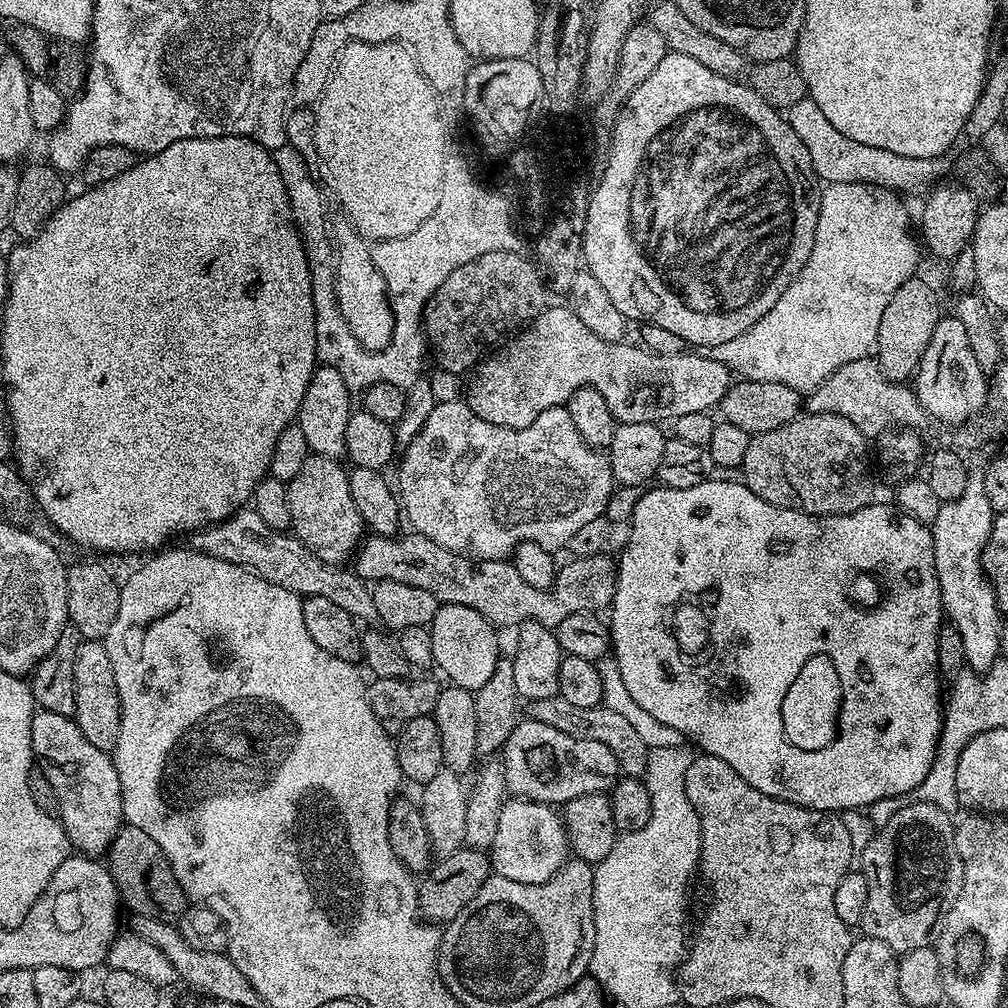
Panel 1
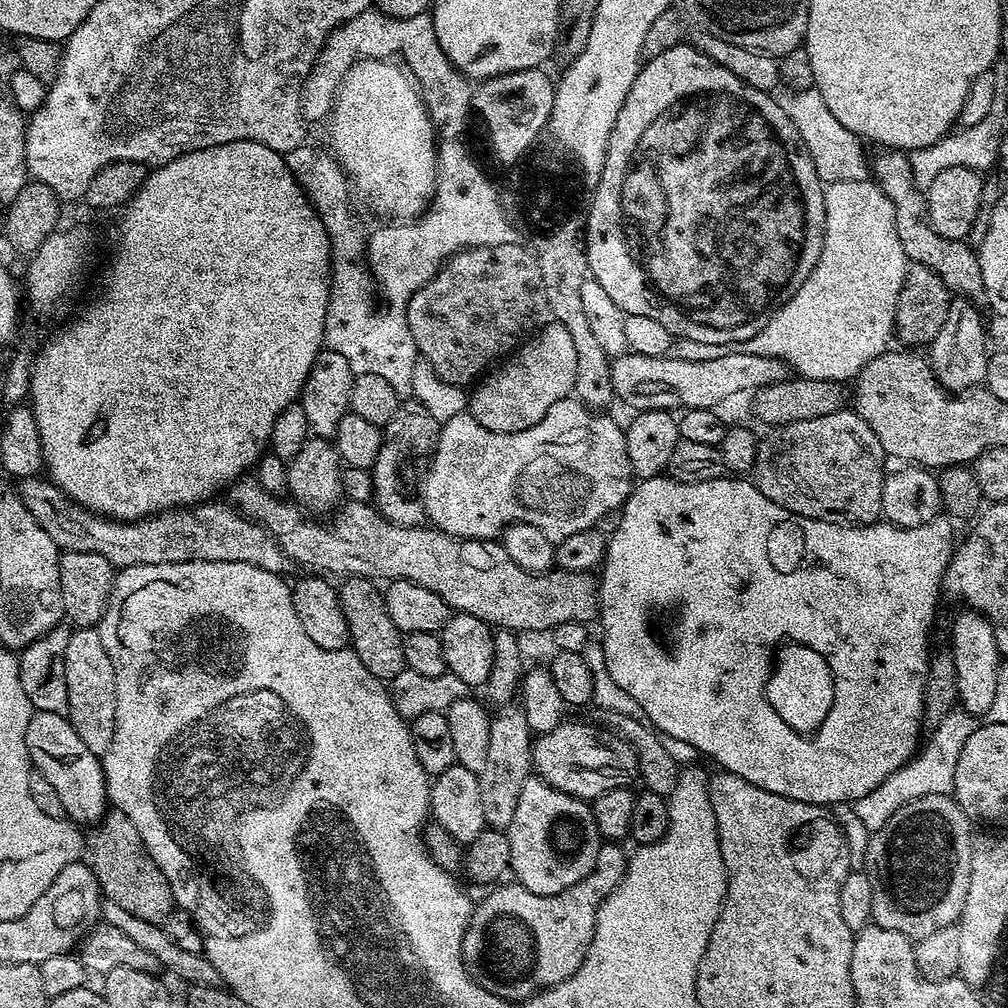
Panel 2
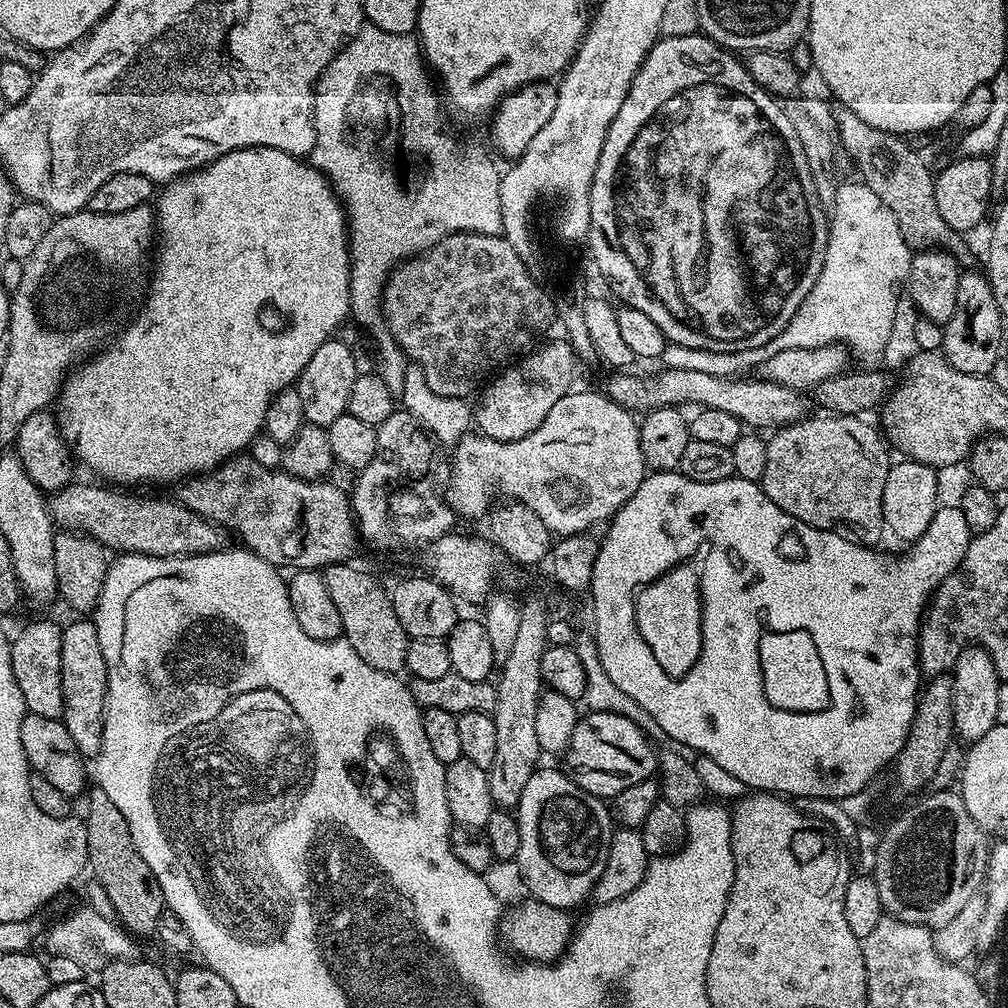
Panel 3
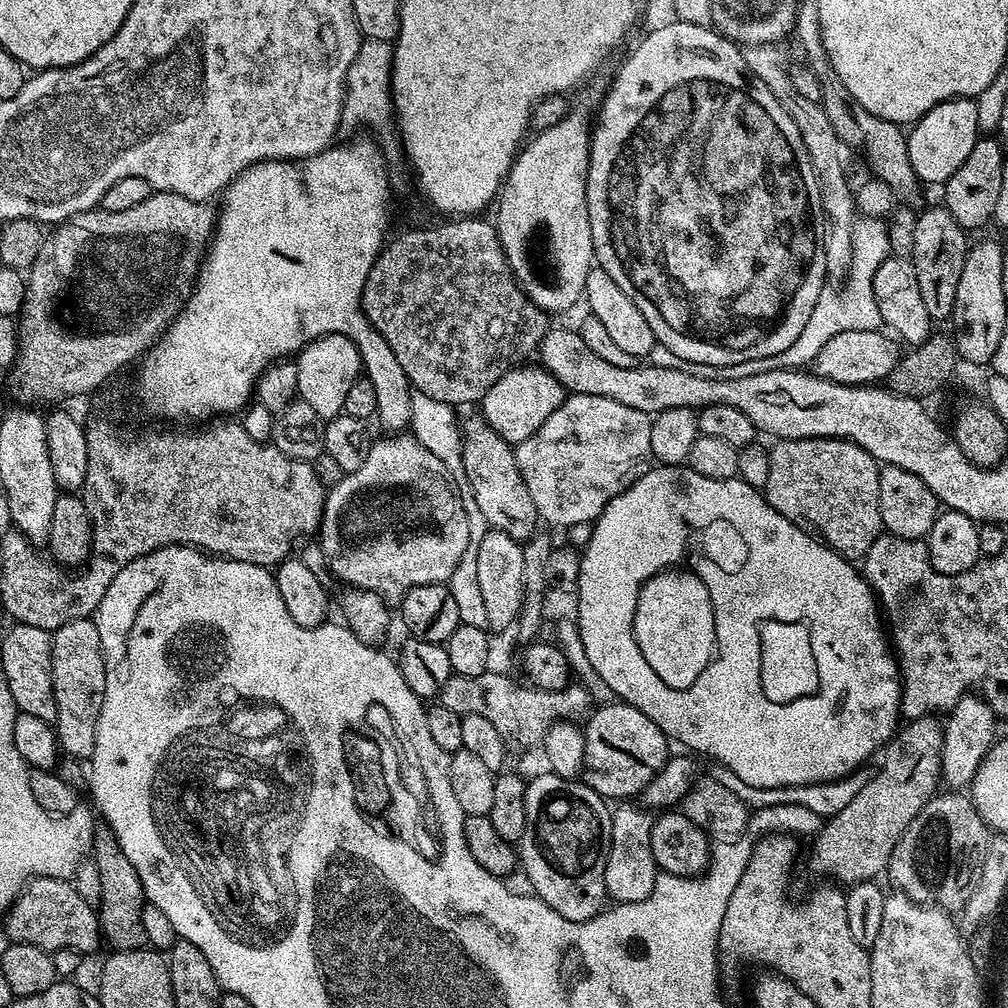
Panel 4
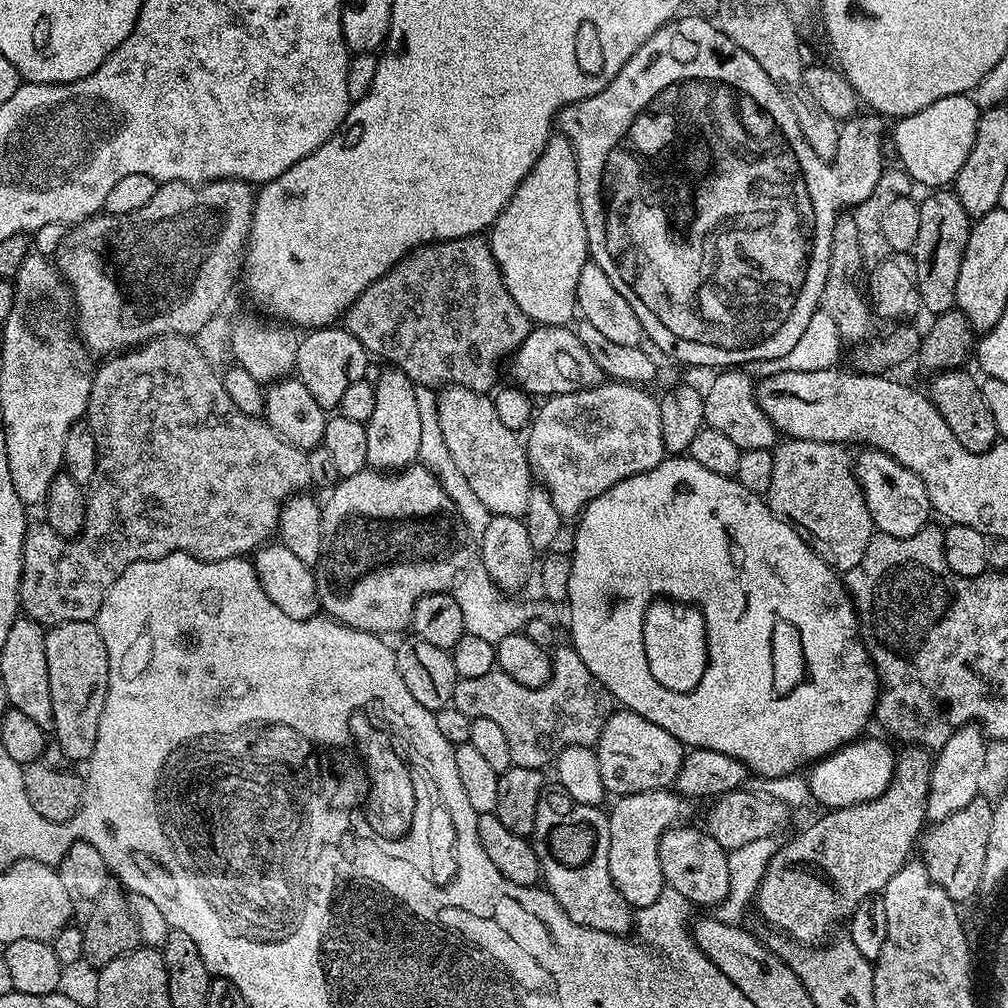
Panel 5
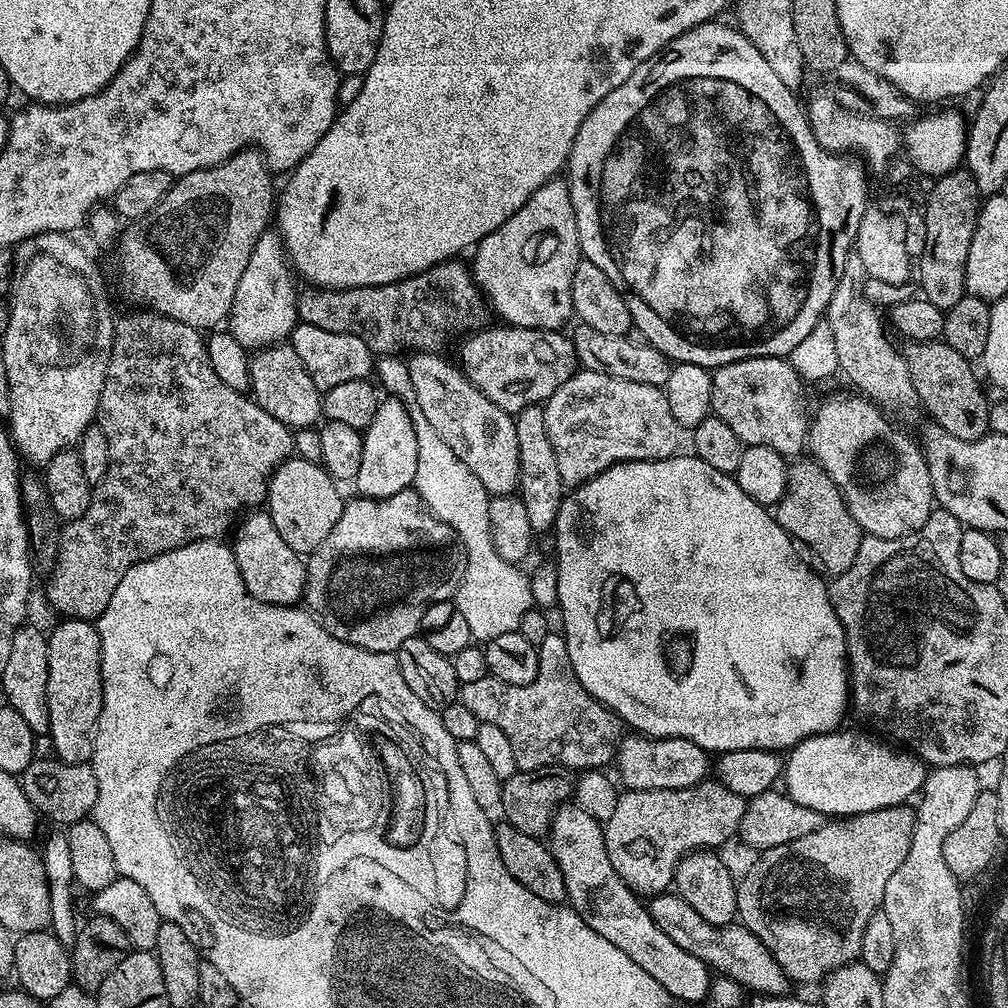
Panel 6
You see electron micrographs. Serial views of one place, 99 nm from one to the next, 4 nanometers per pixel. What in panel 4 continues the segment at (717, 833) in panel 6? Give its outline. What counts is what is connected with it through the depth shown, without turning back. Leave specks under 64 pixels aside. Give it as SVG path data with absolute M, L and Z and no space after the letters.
M620 802L612 808L612 845L606 862L606 890L615 903L642 902L654 890L658 869L650 850L650 830L654 819L649 809L636 802Z

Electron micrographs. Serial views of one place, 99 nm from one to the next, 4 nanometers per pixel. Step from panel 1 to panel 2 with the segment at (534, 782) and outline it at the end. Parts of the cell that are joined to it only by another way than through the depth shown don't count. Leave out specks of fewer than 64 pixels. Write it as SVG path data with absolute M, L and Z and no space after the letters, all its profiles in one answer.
M561 722L558 727L549 732L541 732L533 739L532 742L532 772L535 773L539 779L544 780L551 788L557 788L562 790L566 794L571 796L577 796L580 800L593 801L596 797L606 794L610 790L615 788L626 788L629 787L633 782L632 779L637 779L638 776L638 765L636 762L636 751L623 740L618 734L614 734L608 728L601 728L599 724L595 722L589 722L589 724L568 724L569 722Z

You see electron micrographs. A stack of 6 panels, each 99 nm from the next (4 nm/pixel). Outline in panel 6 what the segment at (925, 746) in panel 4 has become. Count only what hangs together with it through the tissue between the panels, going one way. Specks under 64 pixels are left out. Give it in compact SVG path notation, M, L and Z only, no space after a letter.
M911 807L883 808L873 812L863 812L857 816L829 819L818 830L806 834L806 838L798 838L789 844L763 849L757 855L760 857L753 862L752 869L744 877L739 877L736 886L736 915L739 923L750 929L760 939L762 946L766 946L766 950L770 950L770 954L774 954L778 966L782 966L782 970L788 975L789 981L796 983L797 980L800 984L812 984L815 980L816 983L823 981L824 977L833 969L841 968L844 964L853 963L859 957L860 947L862 946L862 930L866 928L866 922L870 920L870 914L874 914L883 905L886 882L890 882L894 870L898 870L898 866L902 866L902 858L906 858L906 850L910 850L915 825L916 814Z

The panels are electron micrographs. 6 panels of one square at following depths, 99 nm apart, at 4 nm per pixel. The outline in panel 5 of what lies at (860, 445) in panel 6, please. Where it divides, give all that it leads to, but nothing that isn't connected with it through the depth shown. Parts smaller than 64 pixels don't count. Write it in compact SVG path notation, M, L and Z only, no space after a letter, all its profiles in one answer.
M868 448L854 460L856 480L860 484L862 494L866 498L866 510L870 510L870 518L877 533L894 538L910 538L910 534L918 534L928 523L928 512L933 511L930 498L926 494L926 486L914 470L906 470L906 466L898 463L893 456L887 456L877 448Z

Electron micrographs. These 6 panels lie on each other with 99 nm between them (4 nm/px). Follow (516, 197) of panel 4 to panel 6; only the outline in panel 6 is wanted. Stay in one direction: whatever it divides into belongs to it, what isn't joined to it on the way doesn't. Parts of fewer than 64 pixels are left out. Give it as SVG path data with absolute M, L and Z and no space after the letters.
M553 178L548 180L541 188L534 190L534 194L526 203L519 208L505 224L499 228L497 232L492 232L487 238L481 240L475 245L474 253L476 252L476 261L471 261L470 271L476 277L476 282L480 286L481 292L484 293L487 303L490 305L491 311L496 312L501 316L505 325L514 328L550 328L553 330L563 329L564 323L569 319L573 319L572 311L572 283L578 274L576 268L582 264L582 253L580 250L580 239L578 238L578 230L576 229L576 215L574 214L574 206L572 205L572 195L568 189L567 183L563 179Z

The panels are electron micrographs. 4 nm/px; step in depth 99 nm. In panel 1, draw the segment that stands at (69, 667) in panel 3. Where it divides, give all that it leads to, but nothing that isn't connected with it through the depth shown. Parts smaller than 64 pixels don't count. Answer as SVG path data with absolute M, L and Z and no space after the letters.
M84 640L78 646L78 658L74 658L74 710L75 721L90 746L98 746L98 750L109 754L116 751L118 734L122 730L122 714L118 698L118 682L114 682L114 666L110 666L110 654L106 654L106 646L99 640Z

